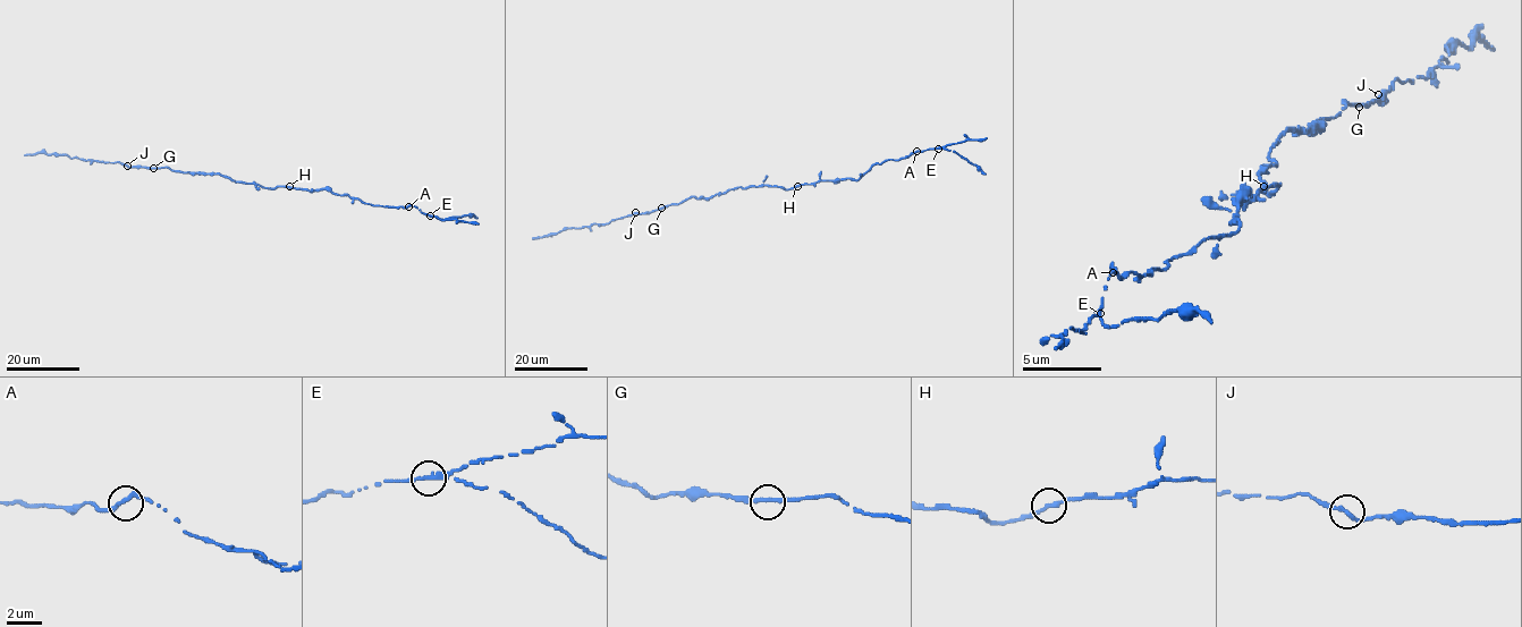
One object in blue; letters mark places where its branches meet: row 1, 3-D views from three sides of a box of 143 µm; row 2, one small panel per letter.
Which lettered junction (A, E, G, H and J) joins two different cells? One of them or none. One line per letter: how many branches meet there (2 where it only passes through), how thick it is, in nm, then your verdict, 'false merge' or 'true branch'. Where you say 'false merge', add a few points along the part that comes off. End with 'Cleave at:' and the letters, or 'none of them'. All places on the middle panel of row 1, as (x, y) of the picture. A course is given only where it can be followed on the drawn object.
A: 2 | 280 nm | true branch
E: 2 | 280 nm | false merge | (938, 149), (955, 151), (984, 174)
G: 2 | 260 nm | true branch
H: 2 | 260 nm | true branch
J: 2 | 280 nm | true branch
Cleave at: E

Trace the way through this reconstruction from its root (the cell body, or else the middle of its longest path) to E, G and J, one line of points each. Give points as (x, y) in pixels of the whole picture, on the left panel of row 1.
E: (256, 184), (267, 188), (330, 189), (373, 205), (413, 204), (430, 215)
G: (256, 184), (234, 180), (219, 174), (153, 168)
J: (256, 184), (234, 180), (219, 174), (127, 166)

